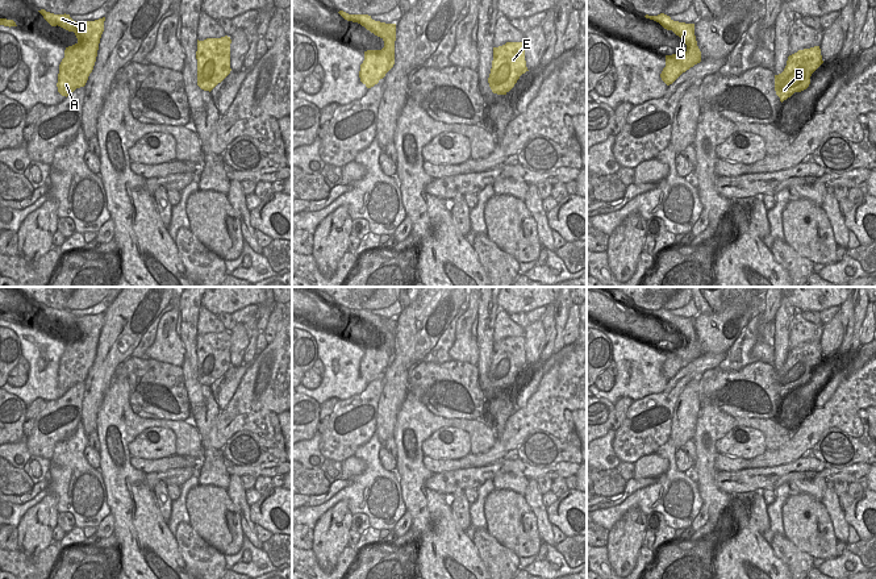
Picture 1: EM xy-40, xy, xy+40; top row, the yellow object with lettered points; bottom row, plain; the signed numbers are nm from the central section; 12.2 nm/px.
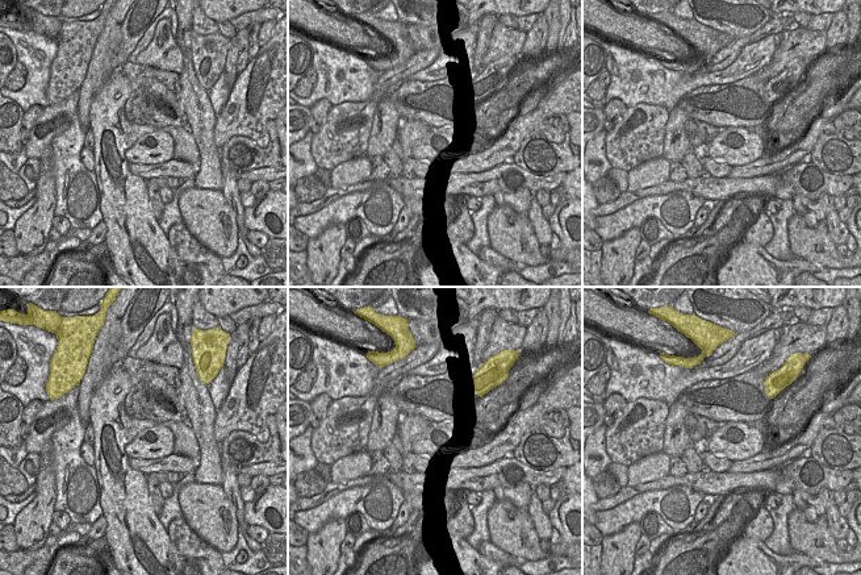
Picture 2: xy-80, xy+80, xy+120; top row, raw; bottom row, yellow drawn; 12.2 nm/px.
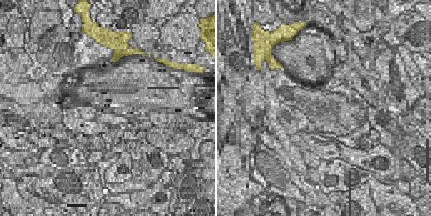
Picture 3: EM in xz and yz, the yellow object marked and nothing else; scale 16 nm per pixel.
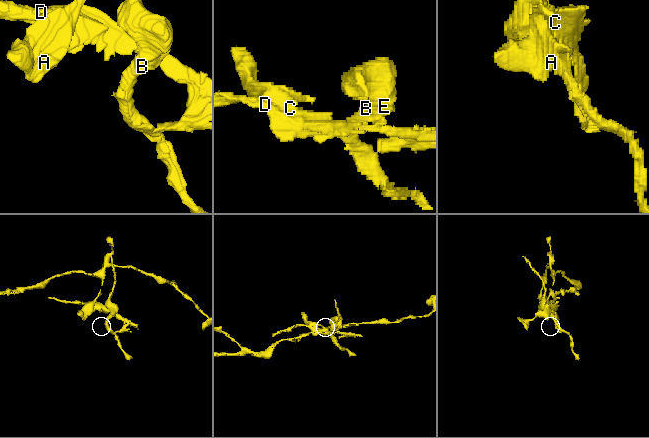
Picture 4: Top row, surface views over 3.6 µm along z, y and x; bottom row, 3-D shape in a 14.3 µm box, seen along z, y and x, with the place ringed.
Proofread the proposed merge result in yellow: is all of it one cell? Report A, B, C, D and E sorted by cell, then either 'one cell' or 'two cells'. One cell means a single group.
A / B C D E | two cells

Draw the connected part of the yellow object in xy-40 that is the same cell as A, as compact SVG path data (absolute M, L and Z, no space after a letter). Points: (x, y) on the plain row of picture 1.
M105 312L83 316L75 322L78 337L66 342L64 353L59 359L57 382L62 391L67 392L76 383L85 380L96 357L104 316Z

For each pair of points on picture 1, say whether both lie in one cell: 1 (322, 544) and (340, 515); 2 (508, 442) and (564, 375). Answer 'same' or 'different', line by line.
1: same
2: same

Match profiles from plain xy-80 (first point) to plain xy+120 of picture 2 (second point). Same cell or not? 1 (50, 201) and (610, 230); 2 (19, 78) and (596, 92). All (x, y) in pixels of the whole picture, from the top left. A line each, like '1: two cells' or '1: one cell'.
1: two cells
2: one cell

